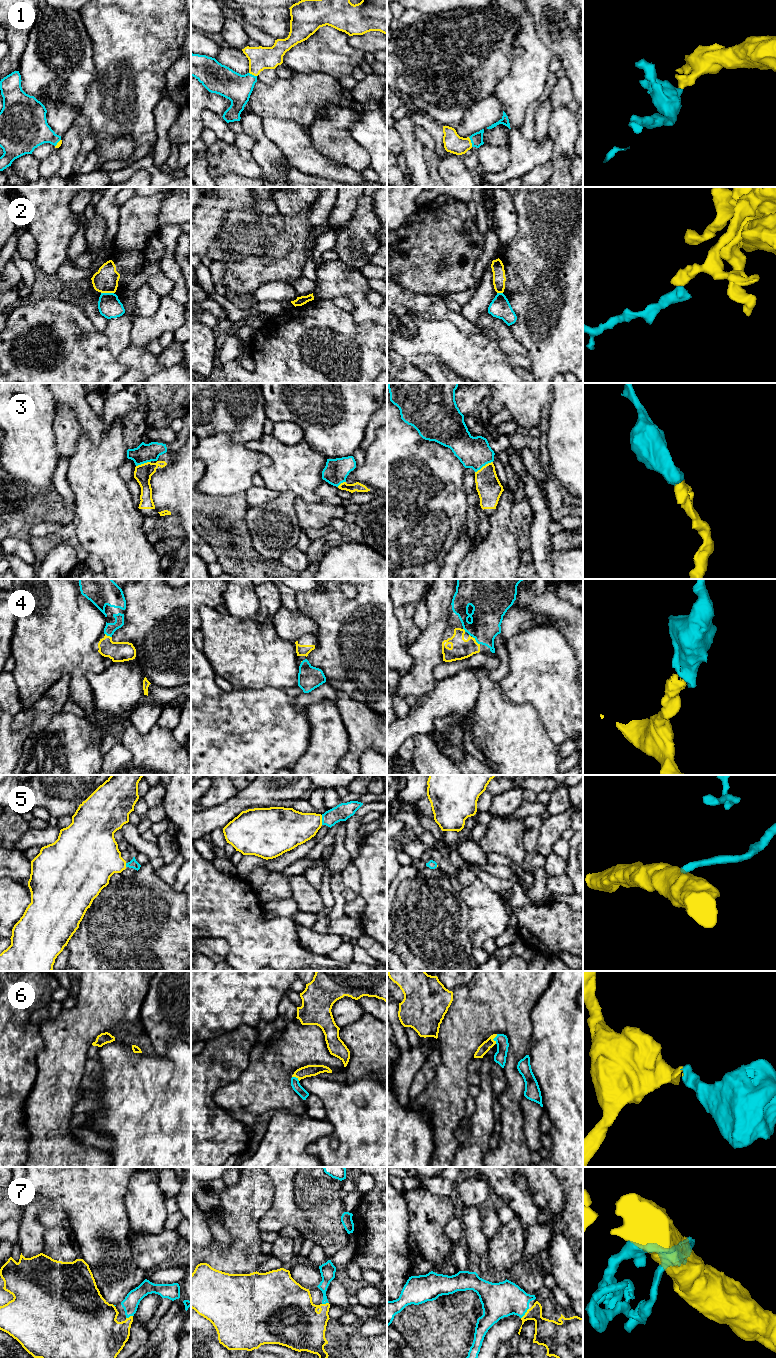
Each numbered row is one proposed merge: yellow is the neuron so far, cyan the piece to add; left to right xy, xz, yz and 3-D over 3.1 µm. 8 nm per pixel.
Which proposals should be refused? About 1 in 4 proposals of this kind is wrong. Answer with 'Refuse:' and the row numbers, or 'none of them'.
Refuse: 2

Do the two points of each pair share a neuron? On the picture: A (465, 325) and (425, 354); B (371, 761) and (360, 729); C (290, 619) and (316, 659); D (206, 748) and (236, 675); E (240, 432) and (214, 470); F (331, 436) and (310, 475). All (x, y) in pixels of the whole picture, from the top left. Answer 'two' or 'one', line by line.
A: two
B: two
C: two
D: two
E: two
F: two

